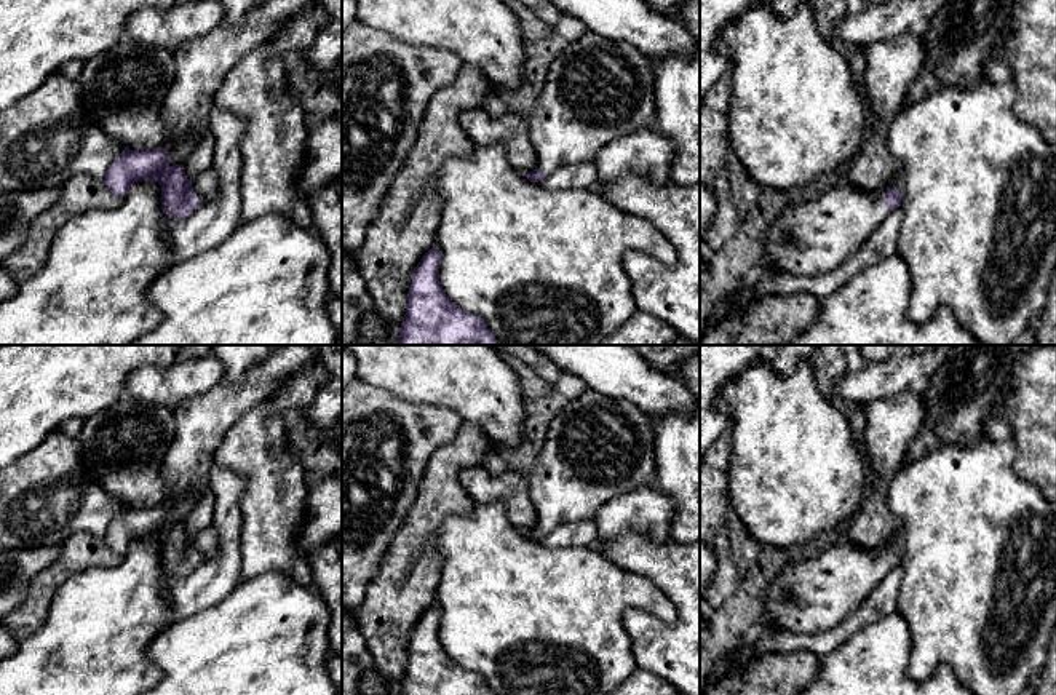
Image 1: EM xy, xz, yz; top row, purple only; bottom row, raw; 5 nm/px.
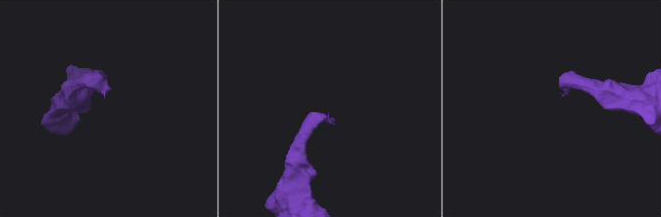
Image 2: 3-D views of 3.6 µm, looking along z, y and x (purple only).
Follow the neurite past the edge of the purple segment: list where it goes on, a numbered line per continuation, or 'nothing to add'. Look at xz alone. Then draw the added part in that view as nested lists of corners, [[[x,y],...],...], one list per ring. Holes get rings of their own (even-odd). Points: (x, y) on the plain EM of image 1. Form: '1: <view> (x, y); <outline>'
1: xz (596, 448); [[[593,390],[551,417],[526,479],[543,532],[593,521],[610,498],[655,481],[655,425],[633,403]]]

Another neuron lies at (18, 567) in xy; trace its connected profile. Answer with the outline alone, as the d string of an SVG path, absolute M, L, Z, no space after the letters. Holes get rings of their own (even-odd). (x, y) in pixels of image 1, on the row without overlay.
M62 545L0 551L0 625L26 599L34 577L53 564Z

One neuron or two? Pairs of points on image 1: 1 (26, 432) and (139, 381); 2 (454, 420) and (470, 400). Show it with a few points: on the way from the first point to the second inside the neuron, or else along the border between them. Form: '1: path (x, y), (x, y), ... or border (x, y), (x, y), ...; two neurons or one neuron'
1: border (158, 366), (138, 366), (128, 376), (125, 392); two neurons
2: border (422, 405), (452, 409), (464, 419); two neurons

